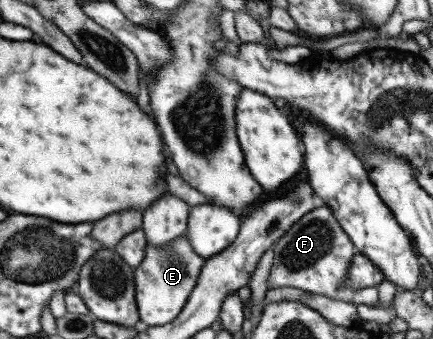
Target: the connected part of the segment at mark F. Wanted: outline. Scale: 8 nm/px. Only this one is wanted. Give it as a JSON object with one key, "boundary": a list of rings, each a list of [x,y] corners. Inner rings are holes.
{"boundary":[[[326,206],[312,209],[302,215],[272,247],[273,262],[266,277],[268,289],[292,287],[331,299],[342,299],[354,305],[374,306],[378,303],[375,287],[360,288],[360,290],[342,288],[346,281],[348,265],[356,250]]]}

